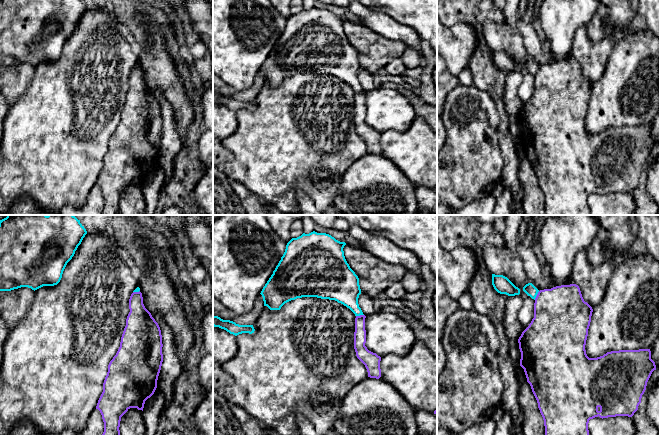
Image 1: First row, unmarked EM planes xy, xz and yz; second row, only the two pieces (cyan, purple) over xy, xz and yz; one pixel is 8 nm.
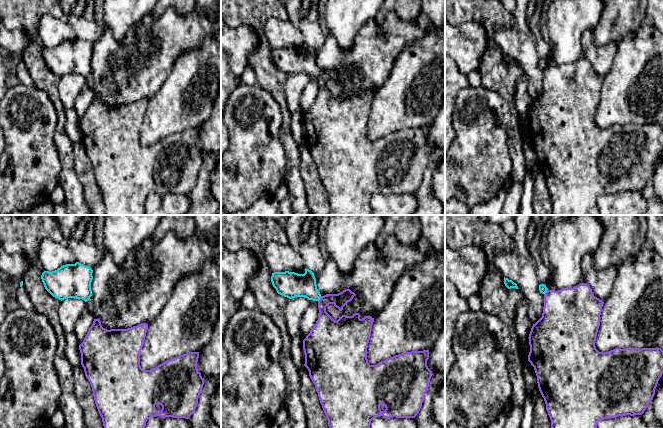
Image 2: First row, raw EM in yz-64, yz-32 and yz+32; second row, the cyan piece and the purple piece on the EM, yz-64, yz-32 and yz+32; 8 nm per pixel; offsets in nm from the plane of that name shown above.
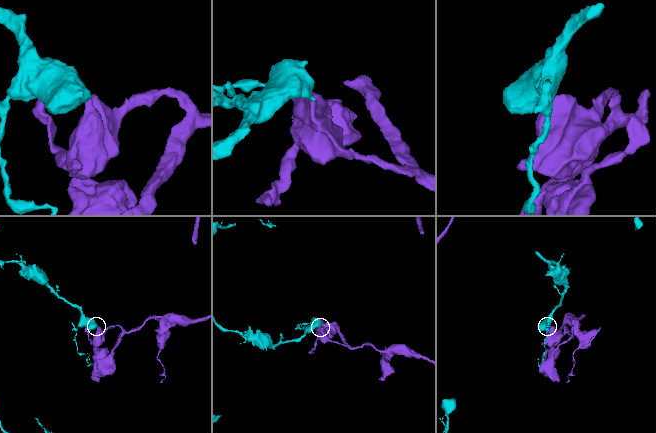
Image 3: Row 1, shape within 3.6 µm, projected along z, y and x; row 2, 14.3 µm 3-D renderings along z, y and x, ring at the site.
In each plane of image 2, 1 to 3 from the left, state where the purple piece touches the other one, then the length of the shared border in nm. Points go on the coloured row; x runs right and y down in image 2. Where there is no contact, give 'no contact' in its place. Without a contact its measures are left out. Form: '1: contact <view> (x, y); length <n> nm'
1: no contact
2: contact yz-32 (319, 299); length 50 nm
3: contact yz+32 (546, 291); length 50 nm

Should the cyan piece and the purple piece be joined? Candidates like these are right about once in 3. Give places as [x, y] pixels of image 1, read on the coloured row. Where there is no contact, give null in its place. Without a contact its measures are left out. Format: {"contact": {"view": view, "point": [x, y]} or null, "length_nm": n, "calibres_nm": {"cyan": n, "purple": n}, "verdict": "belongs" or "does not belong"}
{"contact": {"view": "yz", "point": [536, 295]}, "length_nm": 80, "calibres_nm": {"cyan": 90, "purple": 440}, "verdict": "does not belong"}

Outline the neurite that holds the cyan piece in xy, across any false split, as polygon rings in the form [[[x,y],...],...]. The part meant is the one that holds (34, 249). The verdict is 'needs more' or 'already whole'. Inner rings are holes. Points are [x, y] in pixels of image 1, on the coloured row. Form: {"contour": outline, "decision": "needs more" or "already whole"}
{"contour": [[[7,215],[0,220],[0,291],[21,287],[35,291],[43,286],[57,285],[86,234],[86,229],[74,215]]], "decision": "already whole"}

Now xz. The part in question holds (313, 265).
{"contour": [[[315,231],[292,238],[273,274],[263,287],[261,295],[264,306],[270,310],[281,307],[297,298],[317,297],[335,300],[349,308],[355,316],[364,315],[358,304],[361,294],[359,278],[347,263],[343,248],[345,242],[336,240],[329,234]]], "decision": "already whole"}

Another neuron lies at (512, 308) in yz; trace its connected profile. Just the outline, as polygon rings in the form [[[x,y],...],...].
[[[519,295],[510,296],[504,308],[503,323],[506,335],[509,338],[518,340],[522,334],[518,323],[518,314],[523,305],[523,300]]]

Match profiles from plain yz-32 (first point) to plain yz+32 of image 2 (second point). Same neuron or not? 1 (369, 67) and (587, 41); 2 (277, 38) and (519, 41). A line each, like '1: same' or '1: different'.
1: same
2: same

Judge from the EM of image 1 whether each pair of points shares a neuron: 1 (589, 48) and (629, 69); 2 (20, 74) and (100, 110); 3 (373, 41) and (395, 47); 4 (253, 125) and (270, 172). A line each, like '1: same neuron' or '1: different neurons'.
1: different neurons
2: different neurons
3: same neuron
4: same neuron

